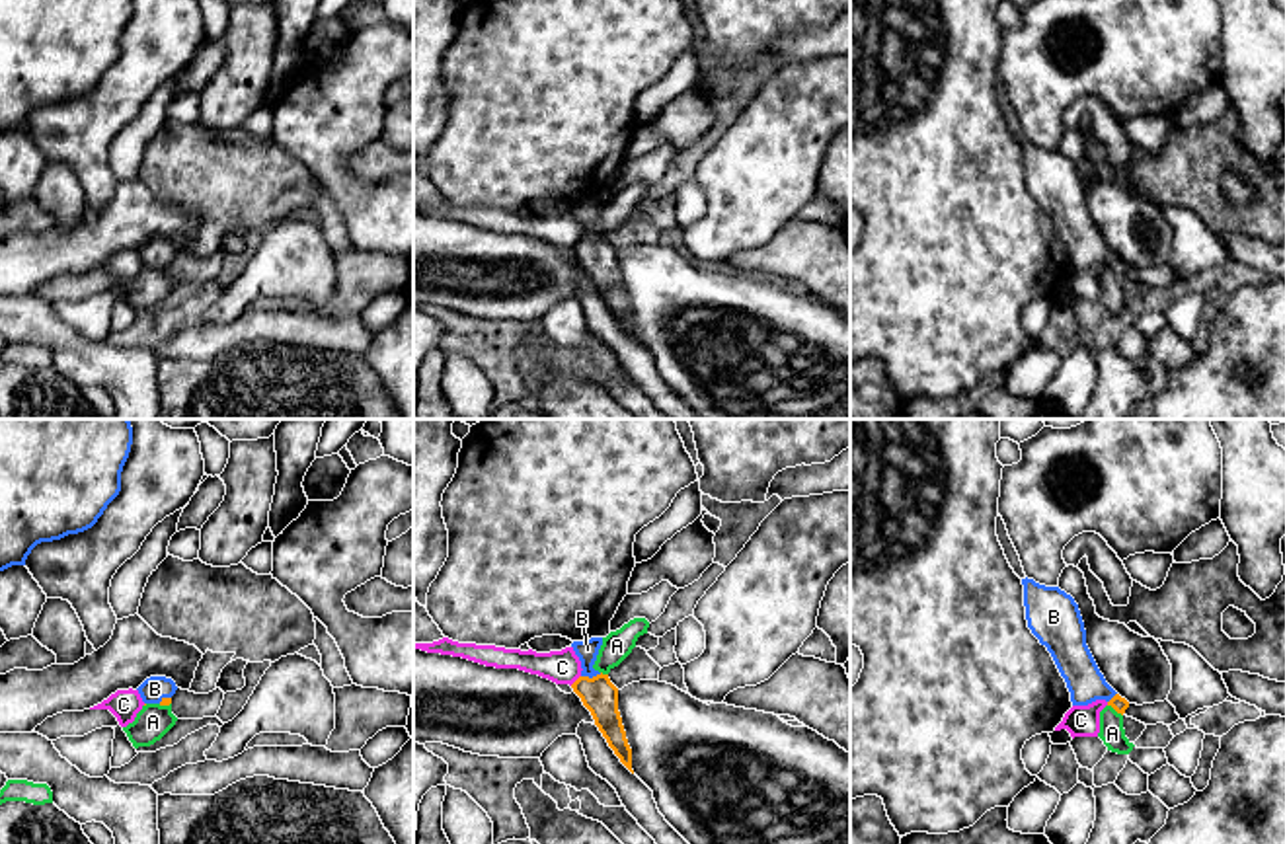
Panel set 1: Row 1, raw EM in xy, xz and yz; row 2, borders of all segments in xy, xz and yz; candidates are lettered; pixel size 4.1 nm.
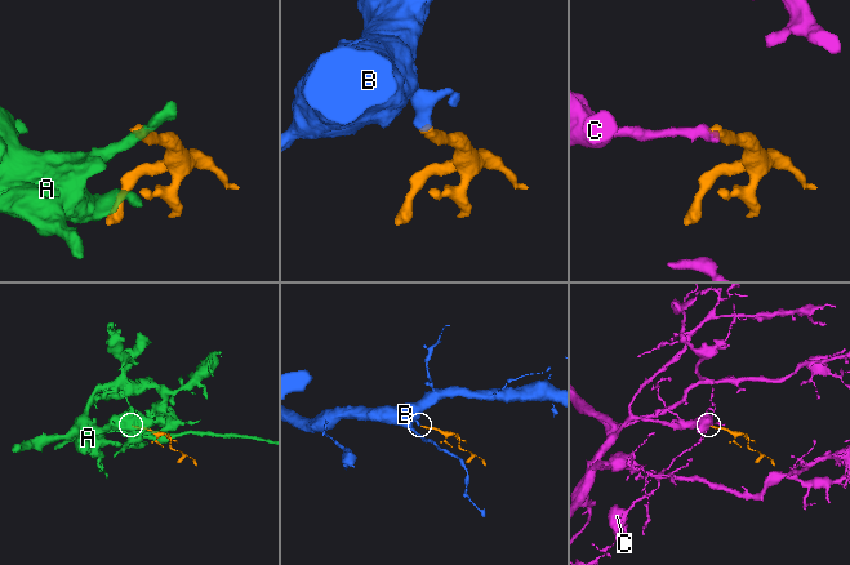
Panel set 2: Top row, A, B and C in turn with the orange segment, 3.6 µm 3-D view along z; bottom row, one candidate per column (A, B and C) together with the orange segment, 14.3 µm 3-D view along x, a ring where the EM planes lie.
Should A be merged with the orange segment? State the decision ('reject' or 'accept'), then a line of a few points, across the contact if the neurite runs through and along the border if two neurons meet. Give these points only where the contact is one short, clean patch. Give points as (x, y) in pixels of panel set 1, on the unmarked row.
reject; line yz (1108, 268), (1122, 279)

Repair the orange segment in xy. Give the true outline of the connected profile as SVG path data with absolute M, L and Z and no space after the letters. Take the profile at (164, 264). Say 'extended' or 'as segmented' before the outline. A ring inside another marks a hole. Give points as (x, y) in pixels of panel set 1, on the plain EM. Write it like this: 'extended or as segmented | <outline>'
extended | M150 240L136 253L144 267L170 269L177 249L172 242Z

